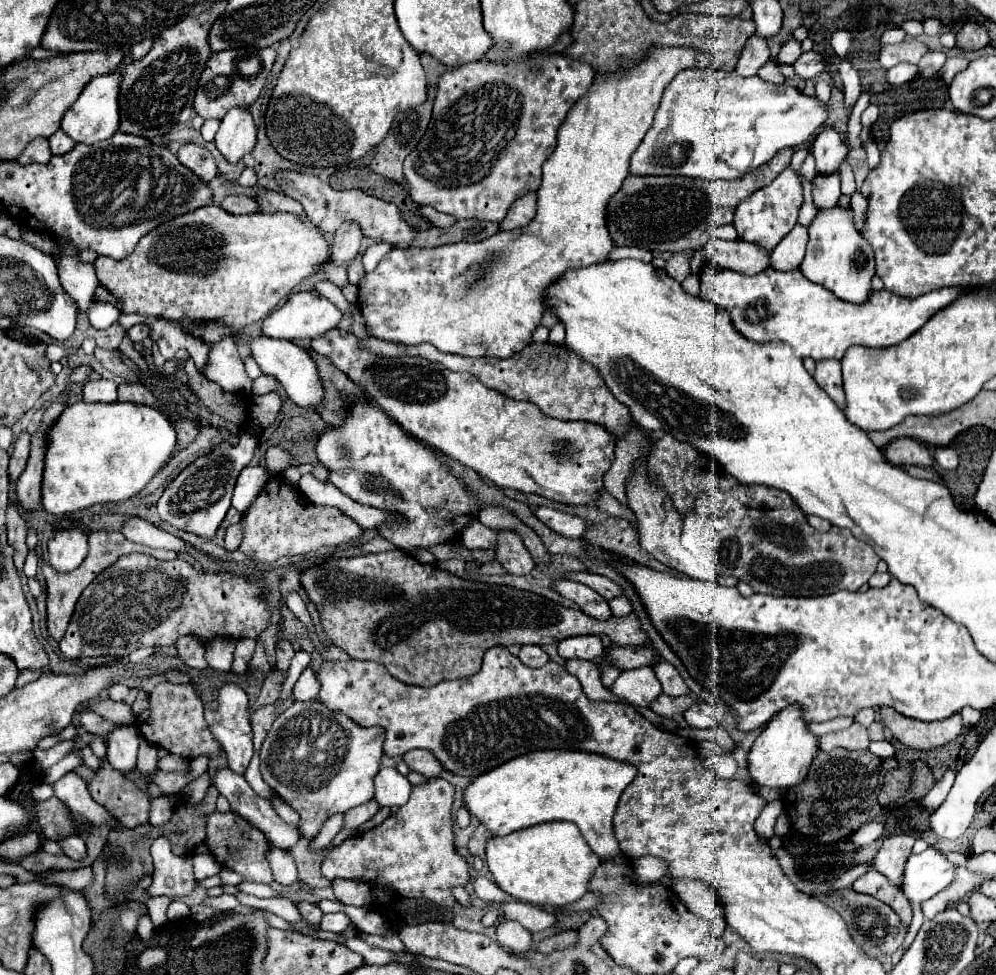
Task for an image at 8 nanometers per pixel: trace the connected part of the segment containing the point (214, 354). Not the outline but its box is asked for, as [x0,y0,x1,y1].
[203,337,253,399]

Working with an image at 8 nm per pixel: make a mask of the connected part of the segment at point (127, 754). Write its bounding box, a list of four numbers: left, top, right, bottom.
[107,727,143,773]

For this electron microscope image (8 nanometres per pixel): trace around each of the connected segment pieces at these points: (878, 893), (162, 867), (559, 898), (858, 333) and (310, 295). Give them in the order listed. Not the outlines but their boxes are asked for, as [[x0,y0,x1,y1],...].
[[853,869,913,927],[149,837,197,897],[485,821,599,905],[699,265,967,361],[263,291,341,339]]

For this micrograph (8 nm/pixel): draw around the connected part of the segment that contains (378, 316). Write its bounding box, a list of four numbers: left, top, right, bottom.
[359,47,713,357]

